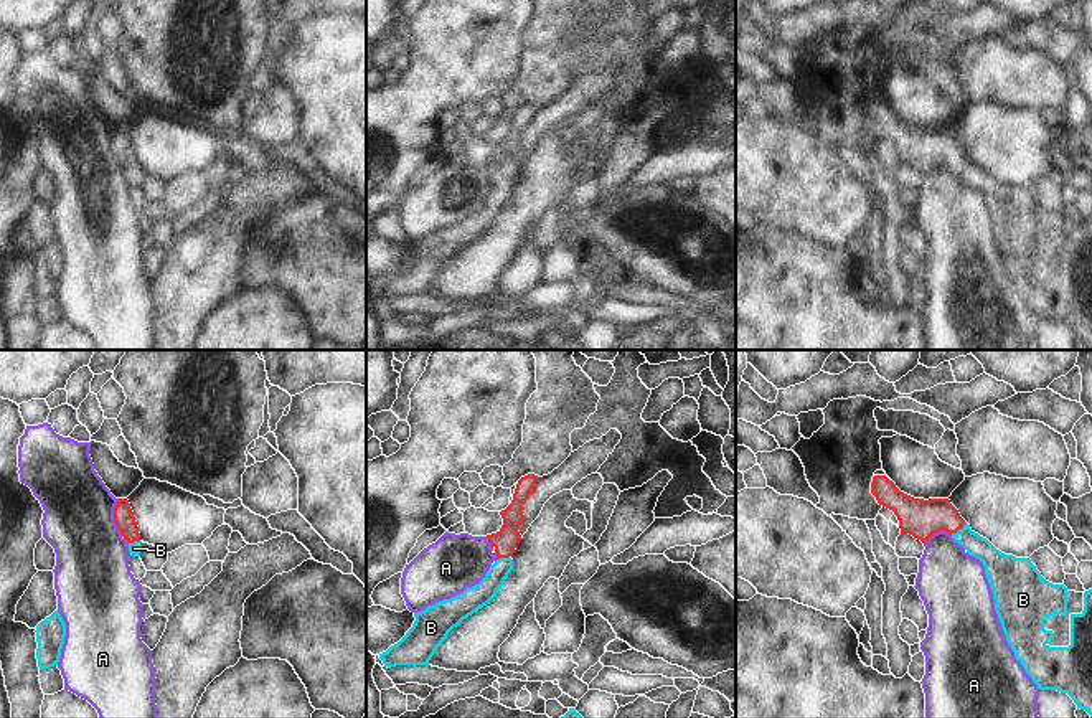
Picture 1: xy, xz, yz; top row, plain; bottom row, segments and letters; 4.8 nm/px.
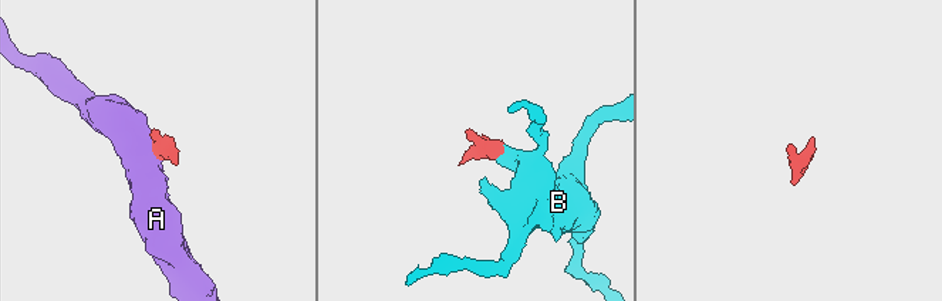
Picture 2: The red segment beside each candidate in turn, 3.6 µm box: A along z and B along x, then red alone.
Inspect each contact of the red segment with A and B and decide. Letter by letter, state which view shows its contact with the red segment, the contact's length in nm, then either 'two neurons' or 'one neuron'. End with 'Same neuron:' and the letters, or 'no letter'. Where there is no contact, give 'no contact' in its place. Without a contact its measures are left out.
A: xy | 220 nm | two neurons
B: yz | 100 nm | one neuron
Same neuron: B

